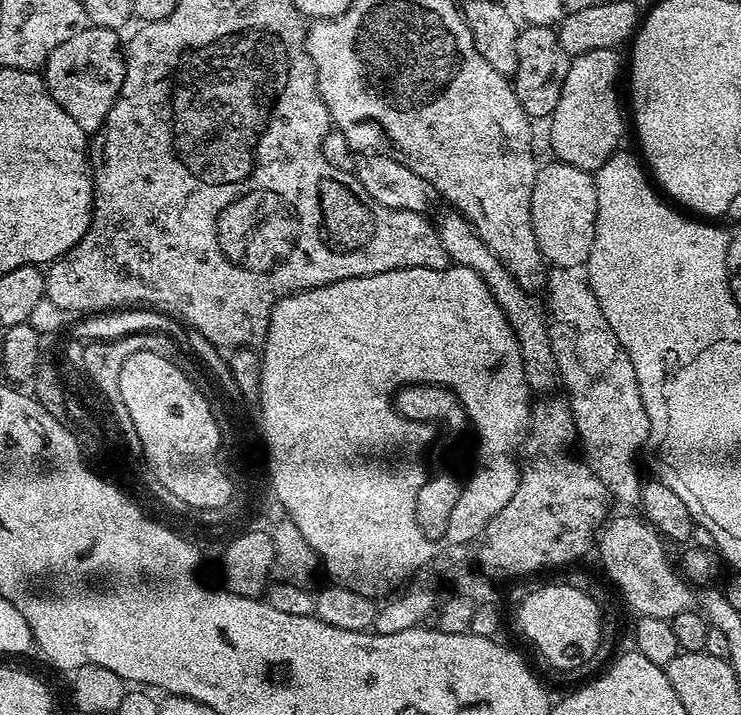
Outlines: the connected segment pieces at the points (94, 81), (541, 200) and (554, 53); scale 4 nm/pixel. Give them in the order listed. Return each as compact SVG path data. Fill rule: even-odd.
M89 26L82 30L82 34L74 34L74 38L62 42L62 46L58 46L58 50L54 50L44 63L42 75L48 93L54 102L58 102L58 106L62 106L62 110L66 110L66 114L70 114L70 118L74 118L74 122L78 122L86 134L99 132L106 114L110 114L122 90L126 52L122 40L120 44L120 38L120 32ZM94 52L108 60L108 72L100 70L94 74Z
M557 160L539 165L534 178L534 189L531 190L530 218L534 226L534 238L538 242L538 250L551 267L583 269L588 263L590 246L594 246L594 226L598 218L595 177L578 167Z
M528 24L521 27L514 87L518 102L528 116L551 117L554 106L558 106L558 94L562 94L562 82L566 82L569 63L569 54L562 50L560 34L555 27L547 24Z

